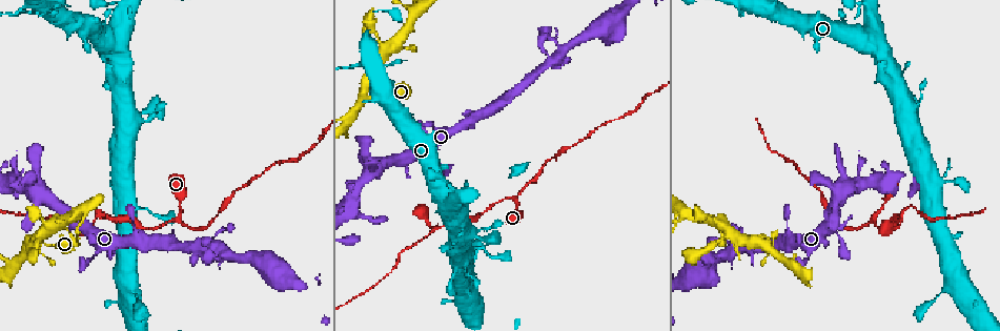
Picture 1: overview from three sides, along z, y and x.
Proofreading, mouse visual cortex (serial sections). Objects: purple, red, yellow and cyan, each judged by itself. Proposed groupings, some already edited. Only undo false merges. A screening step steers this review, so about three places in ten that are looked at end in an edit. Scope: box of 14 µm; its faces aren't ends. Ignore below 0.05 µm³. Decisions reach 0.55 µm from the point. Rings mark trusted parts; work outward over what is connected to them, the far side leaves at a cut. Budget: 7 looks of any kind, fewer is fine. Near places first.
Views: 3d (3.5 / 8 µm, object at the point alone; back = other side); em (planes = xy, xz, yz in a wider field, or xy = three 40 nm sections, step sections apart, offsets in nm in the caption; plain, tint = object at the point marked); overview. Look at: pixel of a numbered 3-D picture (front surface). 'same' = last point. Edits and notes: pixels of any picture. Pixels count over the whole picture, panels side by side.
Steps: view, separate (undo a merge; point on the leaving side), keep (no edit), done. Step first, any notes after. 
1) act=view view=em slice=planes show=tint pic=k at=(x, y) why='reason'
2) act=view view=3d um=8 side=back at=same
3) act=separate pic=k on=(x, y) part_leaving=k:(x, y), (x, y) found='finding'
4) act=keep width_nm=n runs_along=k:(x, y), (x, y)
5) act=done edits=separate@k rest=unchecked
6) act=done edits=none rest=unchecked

act=view view=3d um=8 pic=1 at=(40, 11) why='sharp bend'

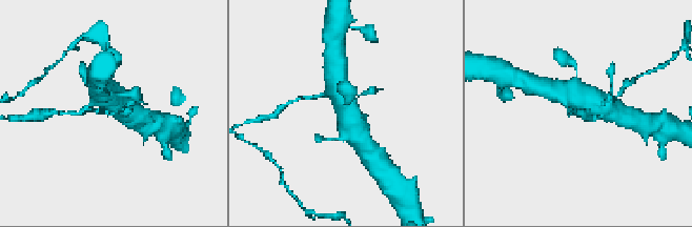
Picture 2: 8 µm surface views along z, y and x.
act=view view=em slice=xy step=1 show=tint pic=2 at=(107, 110) why='need the tissue'

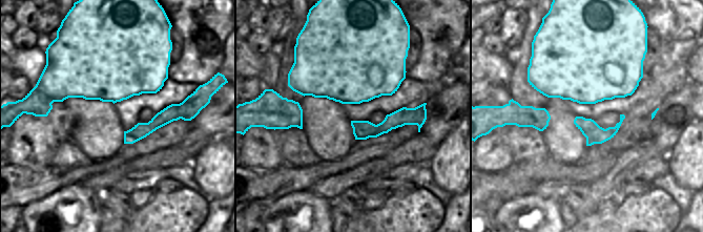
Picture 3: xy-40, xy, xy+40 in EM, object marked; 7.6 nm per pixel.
act=separate pic=2 on=(51, 111) width_nm=300 border=3:(287, 99), (286, 103), (273, 112) found='two cells meet here'

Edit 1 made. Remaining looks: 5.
act=view view=3d um=8 pic=1 at=(872, 218) why='thick turns thin'

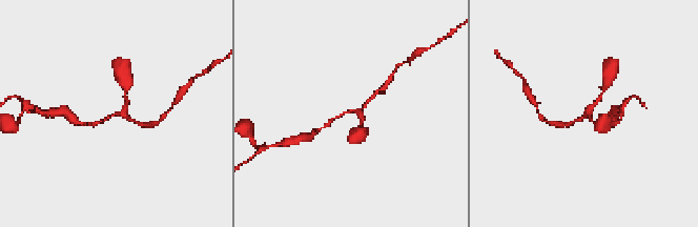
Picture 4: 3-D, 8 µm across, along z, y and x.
act=view view=3d um=3.5 side=back pic=4 at=(123, 113) why='zoom in'

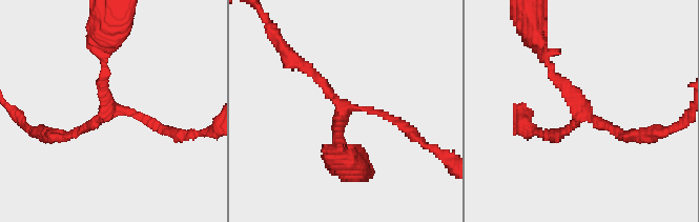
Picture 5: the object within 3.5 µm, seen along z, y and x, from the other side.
act=keep runs_along=5:(106, 52), (106, 103), (171, 132) found='one cell here'

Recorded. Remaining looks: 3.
act=view view=3d um=3.5 pic=1 at=(900, 212) why='two arms in line, one across'

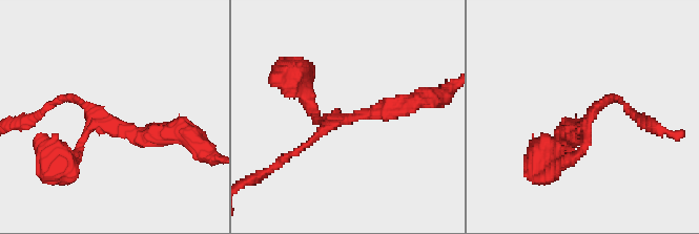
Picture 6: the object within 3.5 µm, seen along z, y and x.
act=view view=em slice=xy step=2 show=tint pic=6 at=(586, 121)

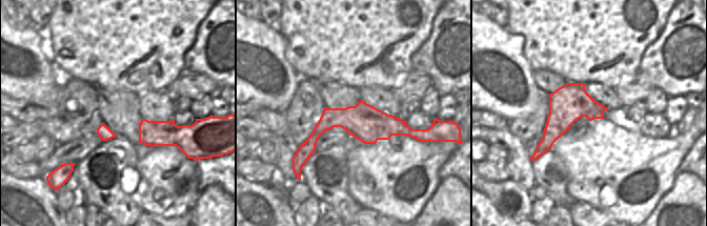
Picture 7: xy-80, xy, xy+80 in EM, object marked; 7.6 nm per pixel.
act=keep found='one cell here'

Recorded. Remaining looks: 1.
act=done edits=separate@2 rest=unchecked

